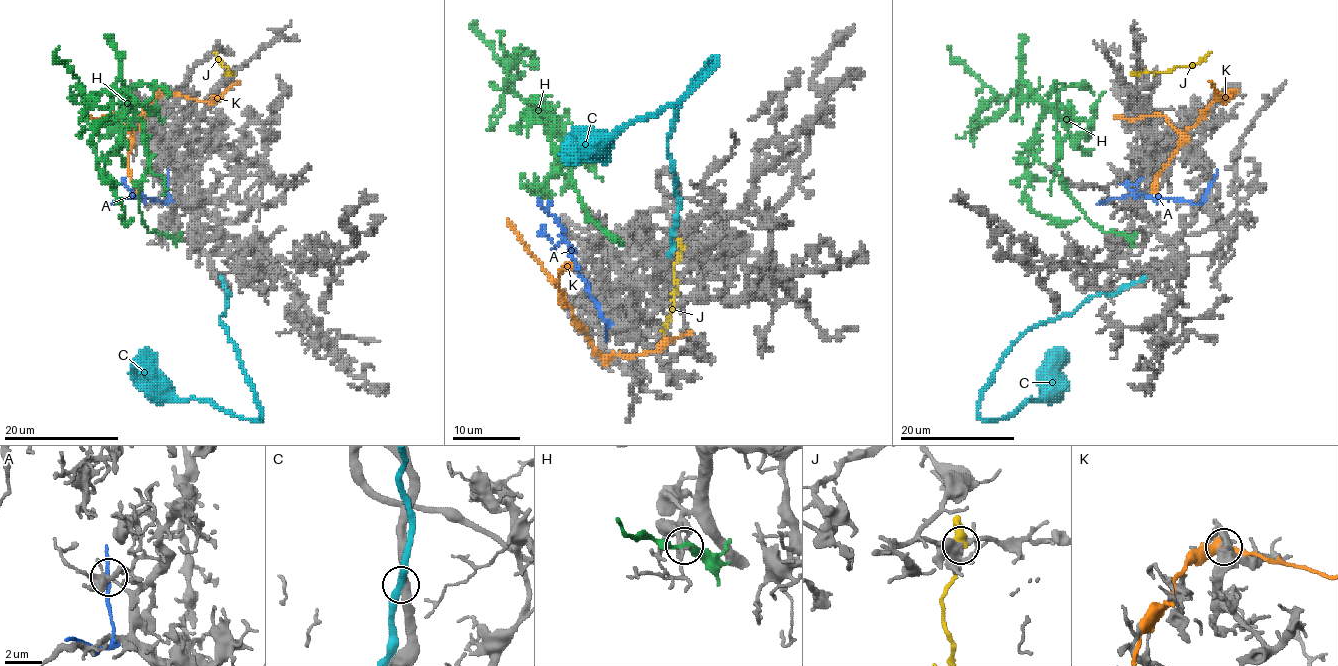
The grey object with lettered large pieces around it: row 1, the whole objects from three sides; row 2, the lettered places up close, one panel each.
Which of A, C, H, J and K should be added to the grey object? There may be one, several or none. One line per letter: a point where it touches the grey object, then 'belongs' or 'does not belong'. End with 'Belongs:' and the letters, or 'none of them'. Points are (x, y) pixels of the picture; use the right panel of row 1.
A: contact (1213, 180); does not belong
C: contact (1120, 289); belongs
H: contact (1123, 235); does not belong
J: contact (1139, 72); does not belong
K: contact (1230, 91); does not belong
Belongs: C

